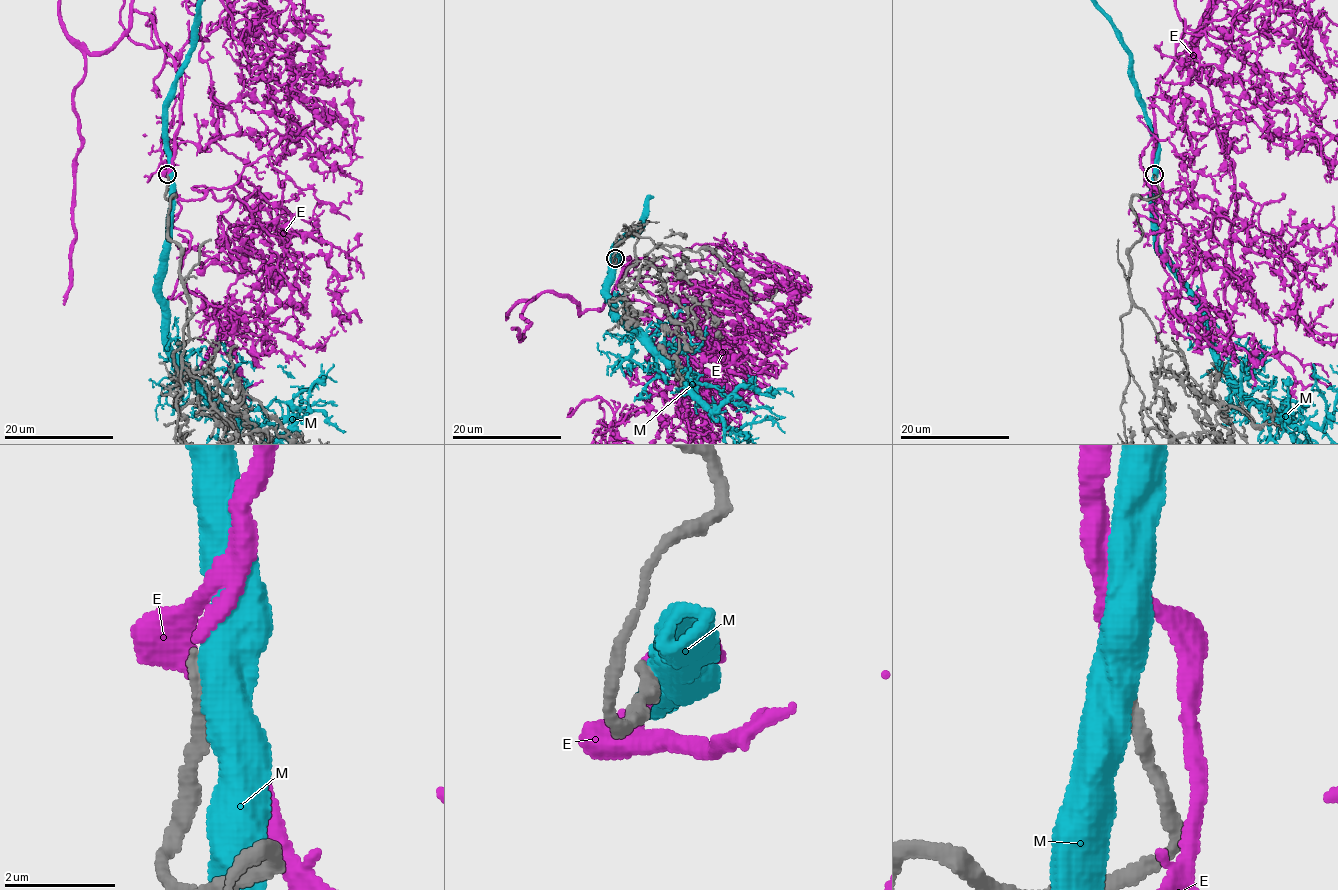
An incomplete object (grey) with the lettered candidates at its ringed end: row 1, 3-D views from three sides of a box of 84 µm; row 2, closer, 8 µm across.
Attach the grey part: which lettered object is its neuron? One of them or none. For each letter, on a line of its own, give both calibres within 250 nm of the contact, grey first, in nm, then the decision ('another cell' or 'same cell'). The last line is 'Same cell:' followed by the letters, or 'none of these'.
E: calibres 180 and 150 nm; same cell
M: calibres 260 and 550 nm; another cell
Same cell: E

